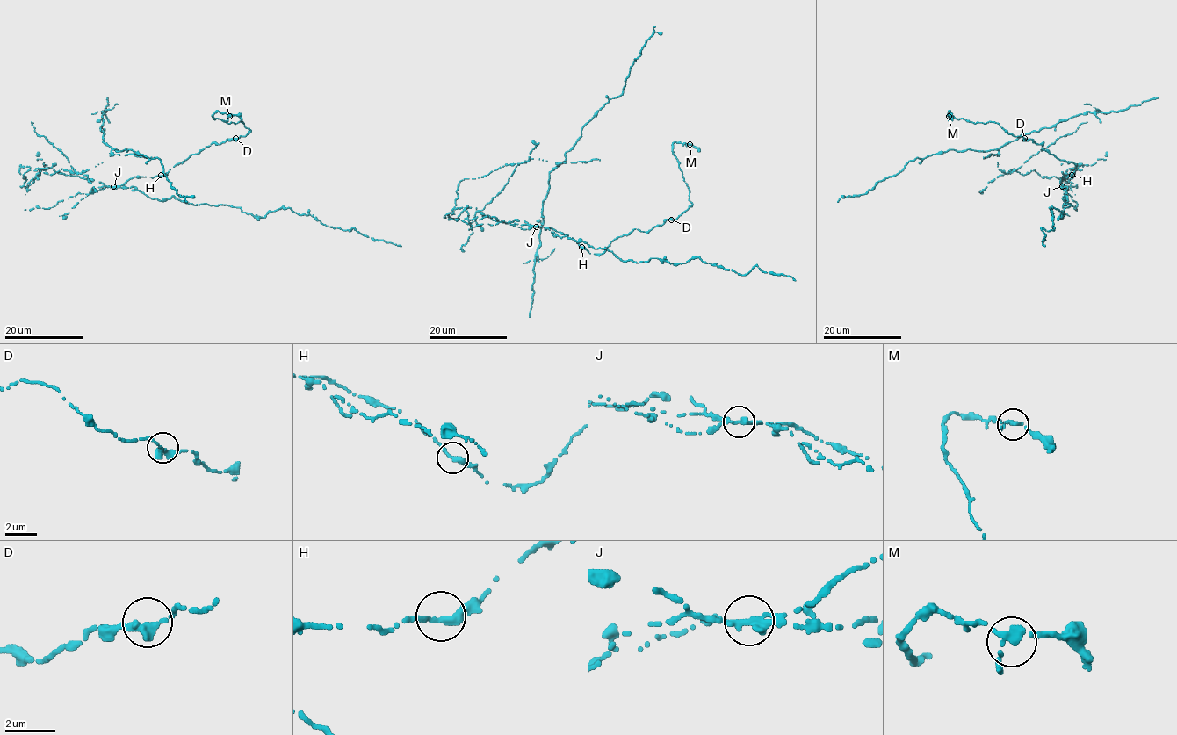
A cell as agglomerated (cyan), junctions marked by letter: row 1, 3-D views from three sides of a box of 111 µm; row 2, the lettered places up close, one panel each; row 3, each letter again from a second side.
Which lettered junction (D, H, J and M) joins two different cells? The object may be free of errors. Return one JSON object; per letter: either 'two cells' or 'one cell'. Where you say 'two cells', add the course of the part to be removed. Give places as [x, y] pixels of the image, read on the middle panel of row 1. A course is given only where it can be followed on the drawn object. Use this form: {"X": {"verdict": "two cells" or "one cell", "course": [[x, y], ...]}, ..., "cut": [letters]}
{"D": {"verdict": "one cell"}, "H": {"verdict": "one cell"}, "J": {"verdict": "two cells"}, "M": {"verdict": "one cell"}, "cut": ["J"]}

